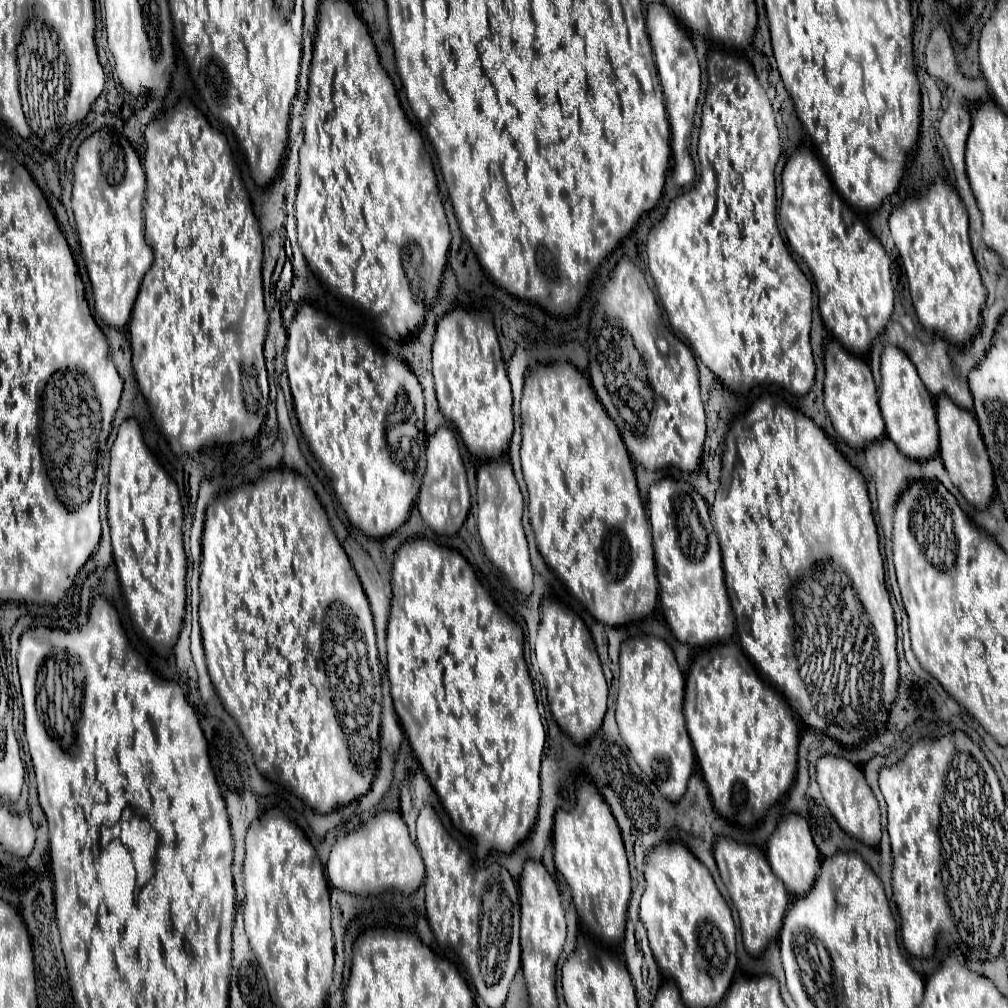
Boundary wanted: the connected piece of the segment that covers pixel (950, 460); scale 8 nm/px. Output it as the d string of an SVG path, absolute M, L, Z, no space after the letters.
M941 395L937 397L937 423L939 423L939 455L951 481L959 487L959 491L971 505L985 507L993 497L995 483L977 421L969 411L955 405L947 395Z

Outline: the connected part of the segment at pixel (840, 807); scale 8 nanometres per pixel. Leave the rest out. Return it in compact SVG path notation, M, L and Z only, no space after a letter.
M835 755L819 757L815 769L817 769L817 783L821 787L823 799L829 811L833 813L833 817L837 819L837 823L843 827L843 831L857 837L865 845L871 845L871 847L877 845L881 839L881 825L879 825L881 813L879 813L879 803L871 787L867 785L863 771L855 763Z

